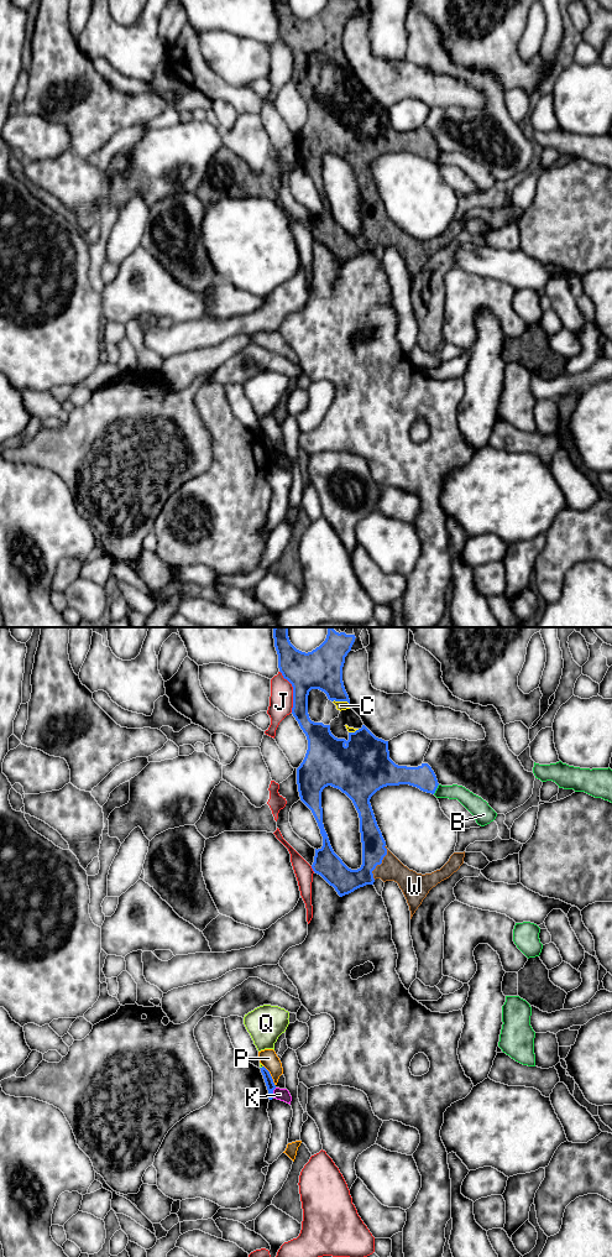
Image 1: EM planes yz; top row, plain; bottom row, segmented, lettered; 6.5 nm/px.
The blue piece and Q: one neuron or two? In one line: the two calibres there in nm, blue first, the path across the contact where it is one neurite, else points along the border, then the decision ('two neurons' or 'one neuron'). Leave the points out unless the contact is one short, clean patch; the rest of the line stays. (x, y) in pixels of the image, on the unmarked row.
60 nm thick on the blue side, 20 nm on the other; border along yz (262, 432), (260, 434); two neurons

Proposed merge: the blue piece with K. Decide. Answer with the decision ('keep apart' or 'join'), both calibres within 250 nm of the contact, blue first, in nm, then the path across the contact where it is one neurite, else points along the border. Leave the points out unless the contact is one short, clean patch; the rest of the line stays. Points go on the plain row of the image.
keep apart | 60/80 nm | along yz (276, 454), (272, 464)

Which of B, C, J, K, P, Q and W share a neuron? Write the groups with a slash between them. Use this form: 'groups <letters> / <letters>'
groups B / C W / J / K / P / Q

